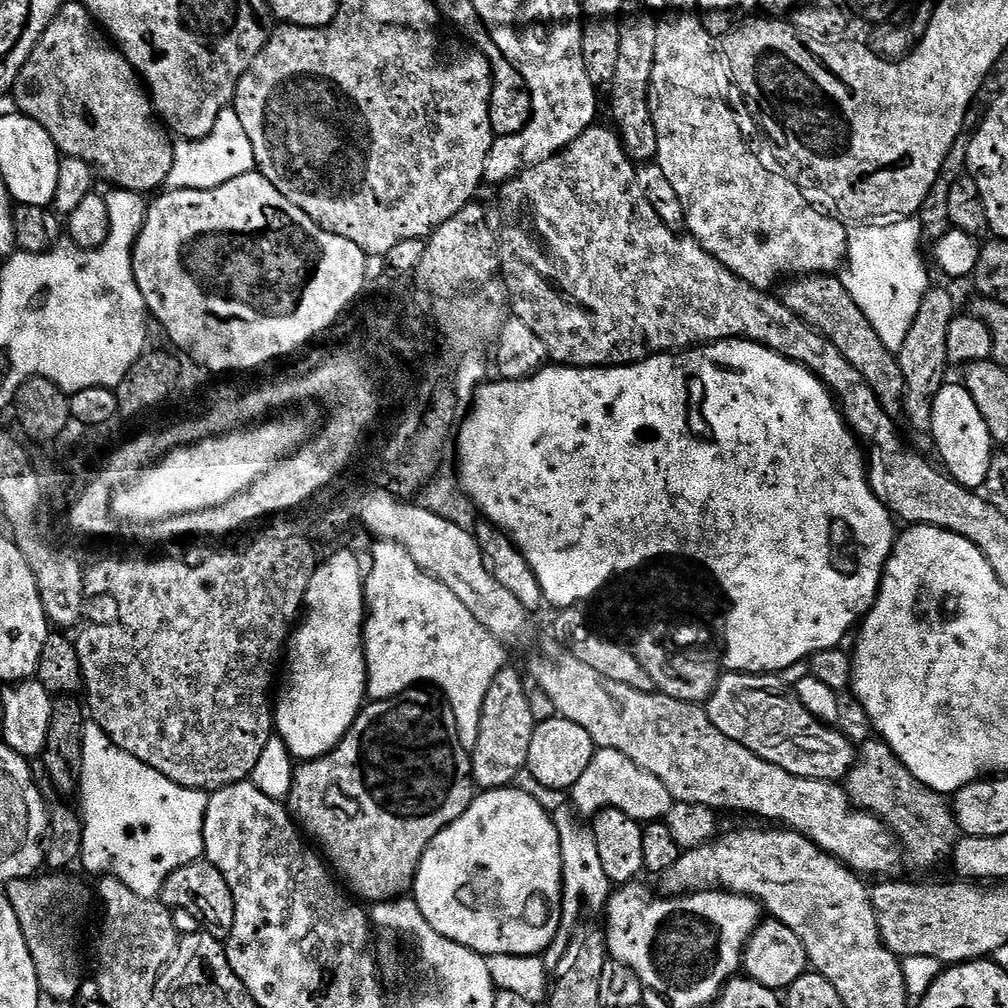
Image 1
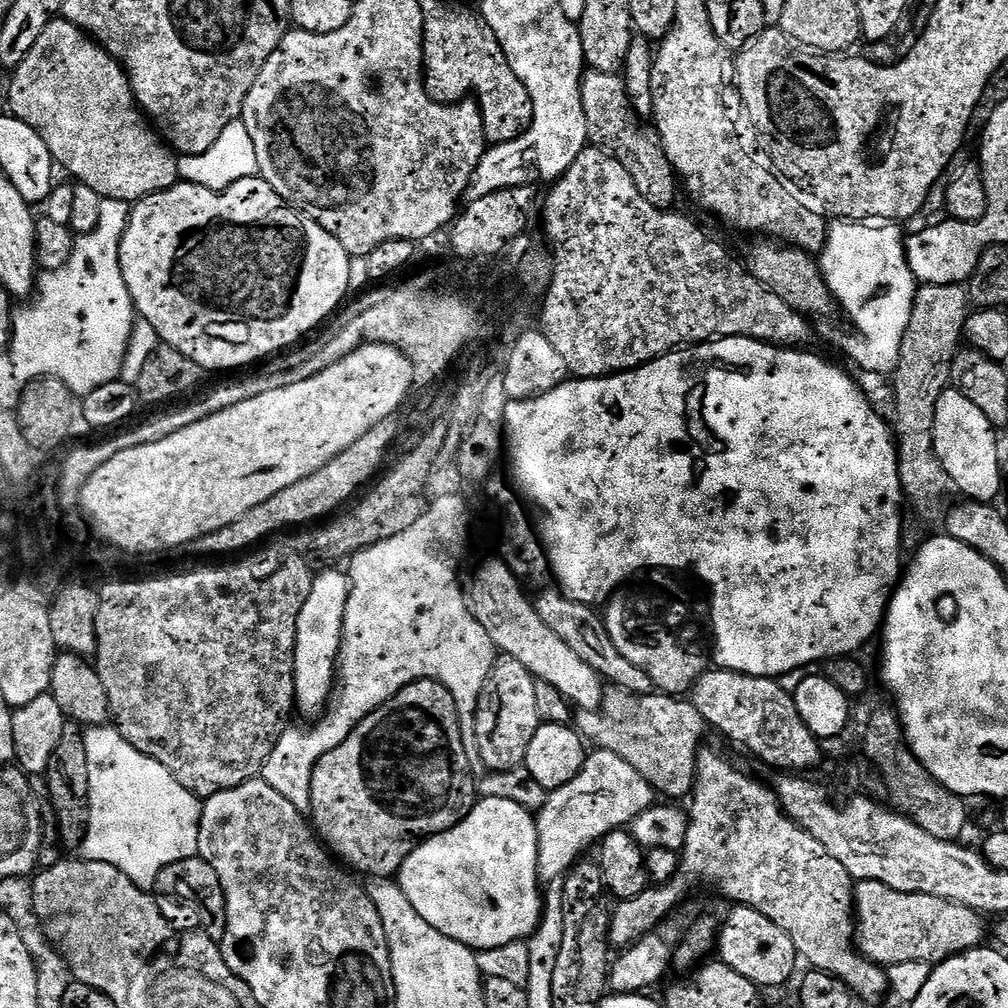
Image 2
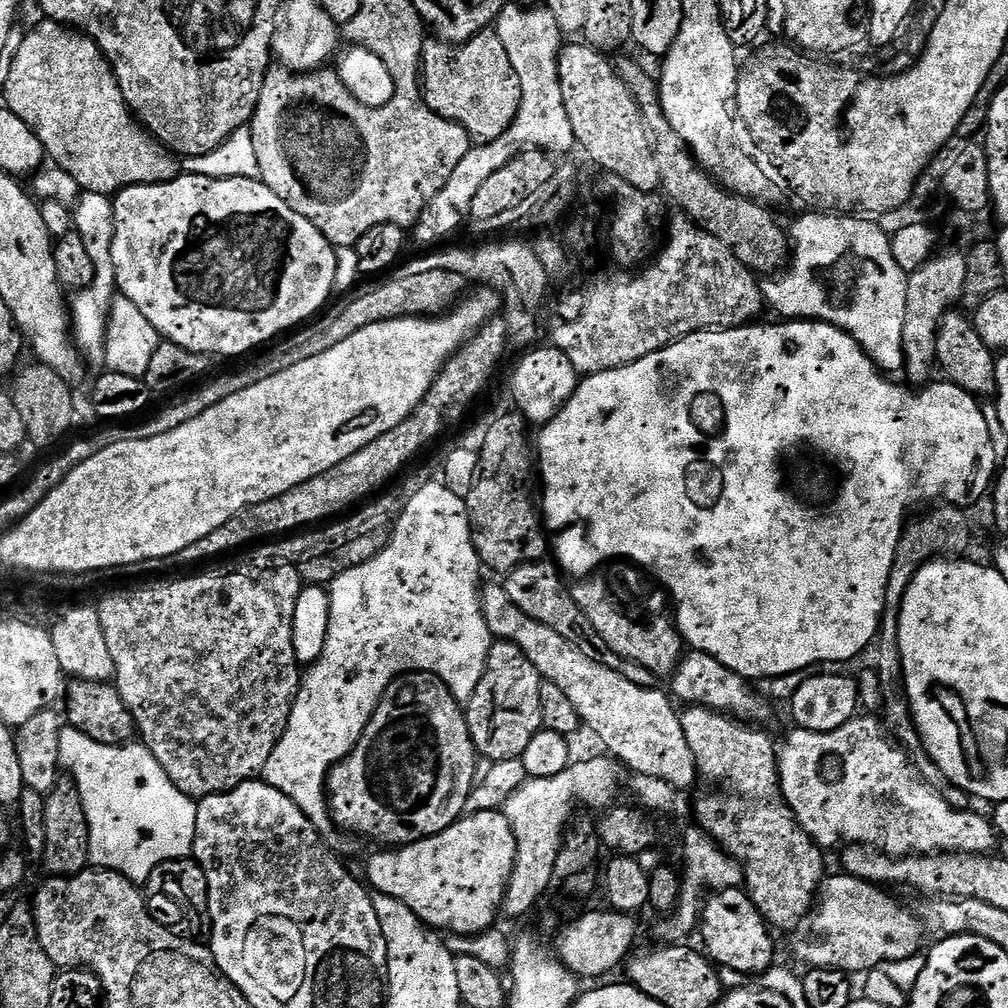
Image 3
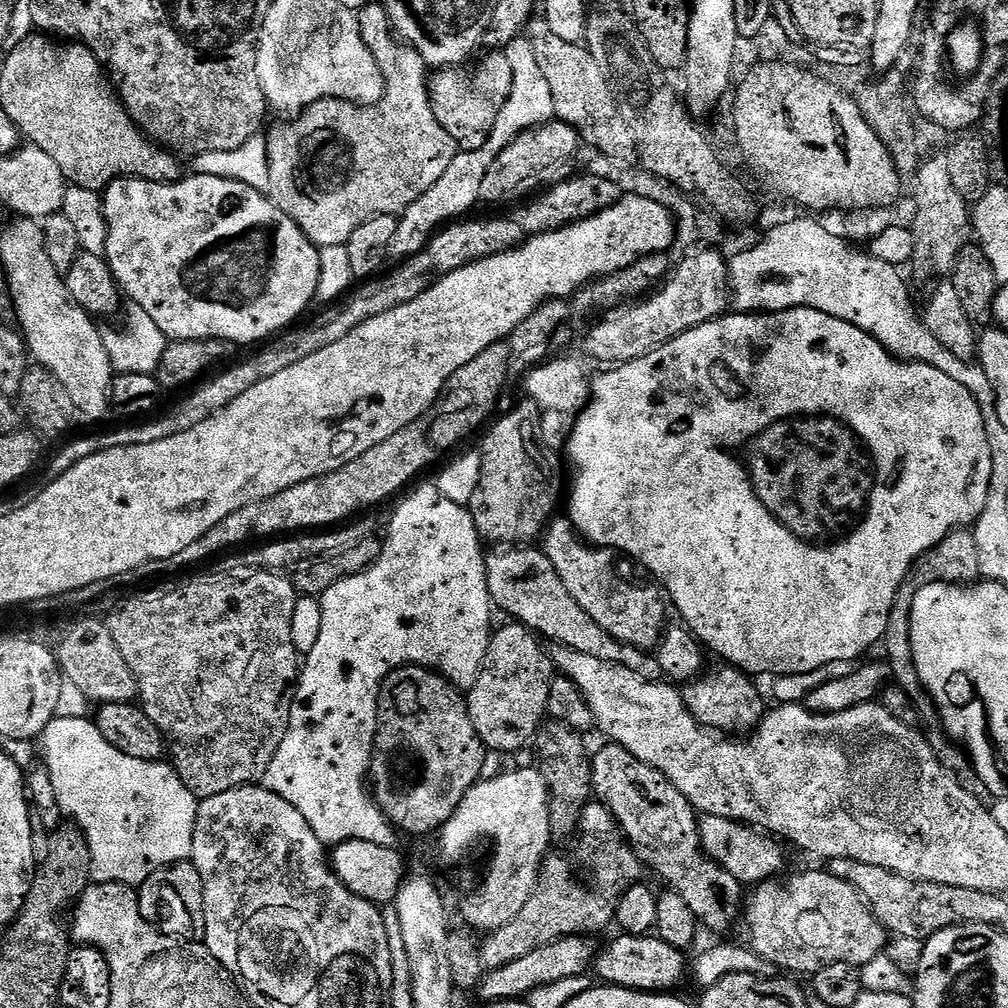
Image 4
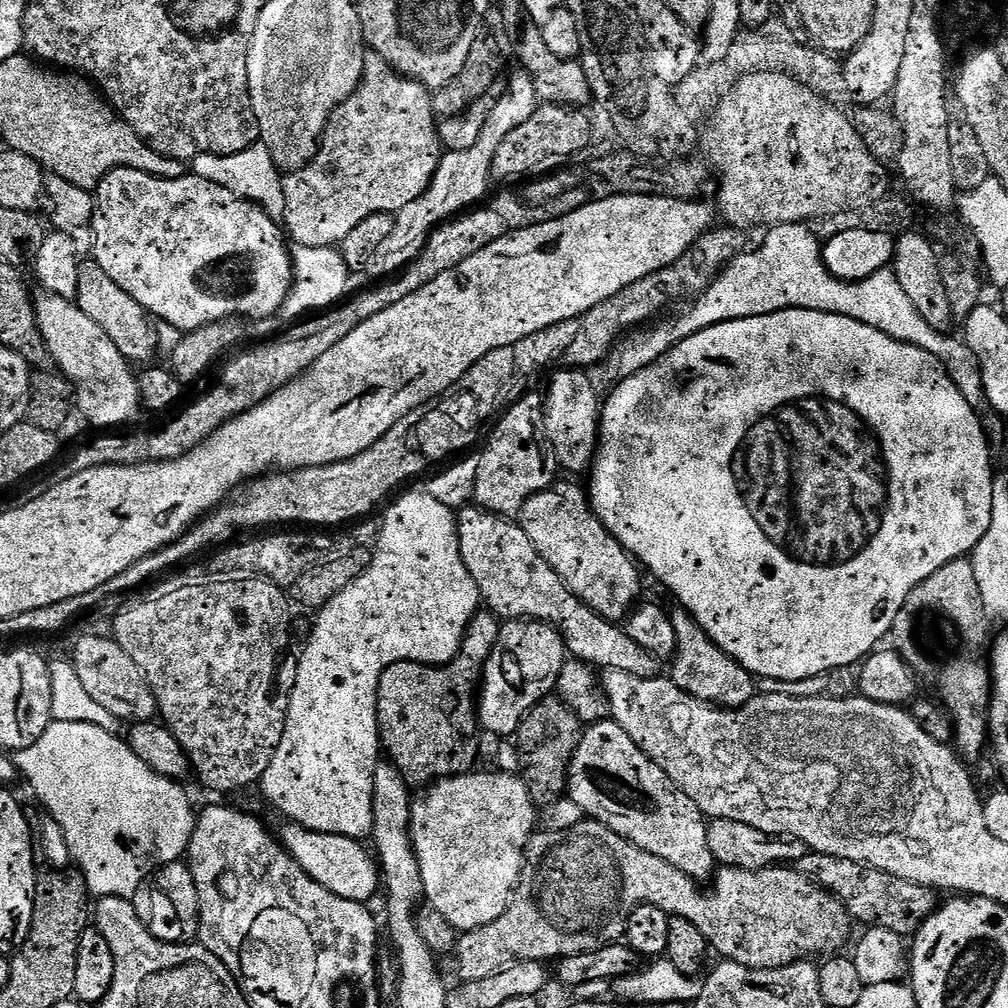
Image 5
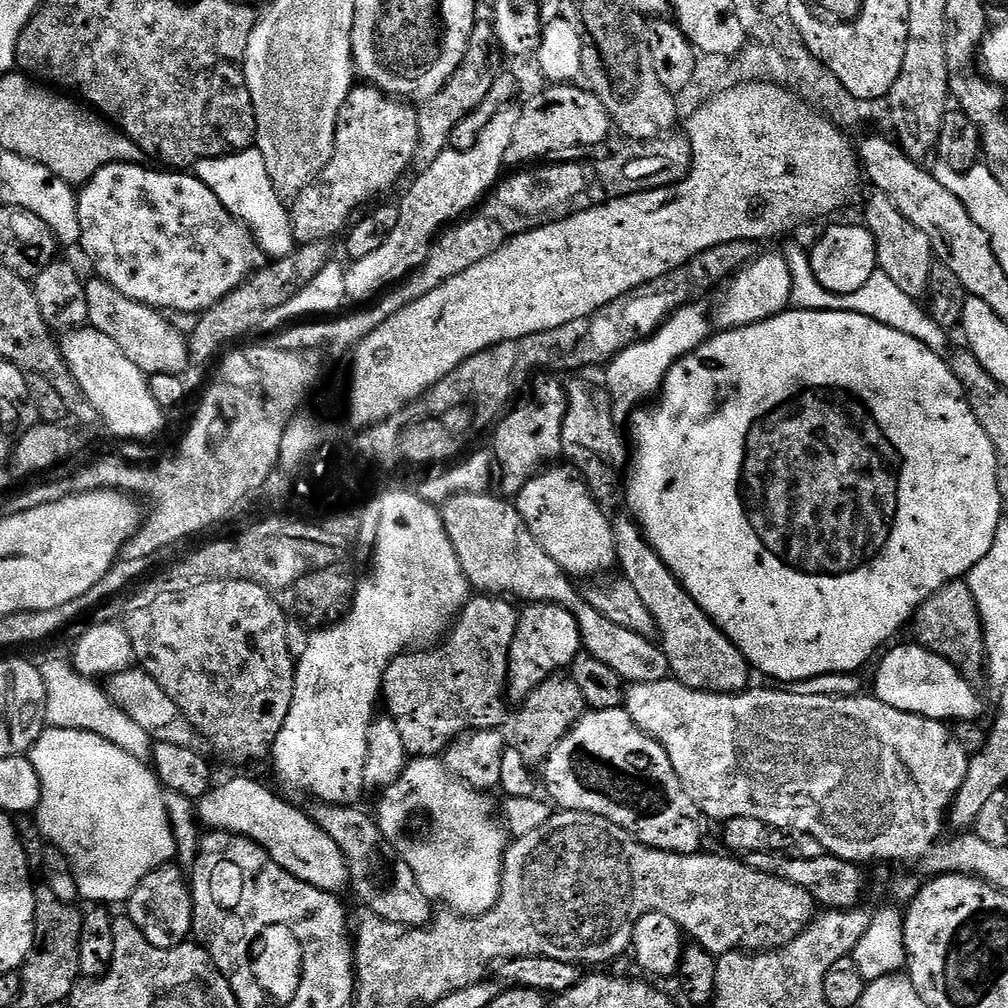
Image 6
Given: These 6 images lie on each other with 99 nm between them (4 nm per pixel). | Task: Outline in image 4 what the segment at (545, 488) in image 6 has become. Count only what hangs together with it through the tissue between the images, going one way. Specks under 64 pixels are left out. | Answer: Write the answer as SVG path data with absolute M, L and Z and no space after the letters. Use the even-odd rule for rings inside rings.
M567 518L548 521L542 533L542 550L546 558L550 558L554 570L558 570L558 578L562 578L562 586L566 586L570 598L574 598L574 602L578 602L578 606L582 606L582 610L586 610L610 638L618 638L618 642L626 646L655 649L666 627L665 597L659 587L639 588L636 584L627 584L616 573L617 557L609 549L585 542Z

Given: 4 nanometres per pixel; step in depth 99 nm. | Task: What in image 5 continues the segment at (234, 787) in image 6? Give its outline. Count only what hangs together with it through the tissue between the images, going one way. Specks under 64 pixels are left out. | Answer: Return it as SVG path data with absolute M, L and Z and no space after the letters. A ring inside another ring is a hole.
M285 823L285 828L278 832L278 839L284 845L285 852L291 856L295 864L314 882L326 886L338 898L353 900L359 904L371 901L376 888L381 887L382 872L374 859L373 853L364 849L365 845L358 840L351 840L338 834L322 834L310 832L300 824Z

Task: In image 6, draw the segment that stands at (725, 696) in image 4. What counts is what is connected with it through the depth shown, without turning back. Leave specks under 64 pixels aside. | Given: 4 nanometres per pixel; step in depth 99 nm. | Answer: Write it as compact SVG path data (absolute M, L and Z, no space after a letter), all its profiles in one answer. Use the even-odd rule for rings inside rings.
M631 515L615 517L612 529L614 530L614 542L616 543L616 563L623 579L634 586L638 598L642 598L654 614L654 620L660 630L659 639L666 658L671 679L677 680L682 686L690 686L694 690L703 692L717 692L718 694L730 694L735 696L737 692L745 691L749 687L748 679L754 676L754 669L748 660L726 638L726 634L712 621L690 598L690 594L678 582L678 578L658 558L654 546L644 536L644 530L636 523Z

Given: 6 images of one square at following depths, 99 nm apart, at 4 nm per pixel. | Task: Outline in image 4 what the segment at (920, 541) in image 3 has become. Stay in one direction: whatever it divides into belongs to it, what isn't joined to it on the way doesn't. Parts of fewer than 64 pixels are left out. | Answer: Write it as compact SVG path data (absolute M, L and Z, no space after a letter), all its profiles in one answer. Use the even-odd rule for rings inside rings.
M957 530L950 533L945 540L938 542L938 546L934 546L929 552L916 559L916 563L912 565L912 569L906 574L902 586L898 586L898 594L894 598L894 606L890 610L890 622L886 626L886 634L882 641L882 649L884 648L885 654L888 655L886 663L890 669L891 679L896 686L901 687L906 692L914 703L923 725L925 727L928 726L928 728L926 727L927 733L934 738L941 736L939 740L938 738L936 740L937 756L940 764L944 769L953 773L962 790L982 798L987 795L985 783L978 778L978 774L974 771L972 761L969 759L967 752L945 735L939 709L918 678L918 670L916 669L914 654L912 653L910 626L908 625L912 620L912 607L914 606L914 598L918 594L918 590L922 590L931 584L963 584L967 586L977 583L980 579L978 542L974 542L974 534L971 530Z

